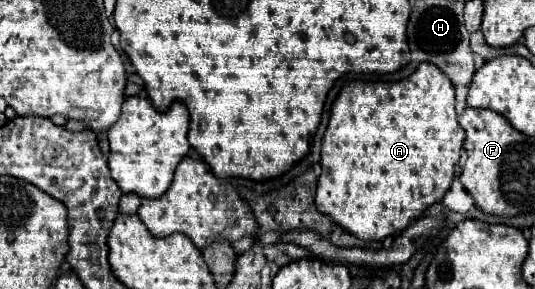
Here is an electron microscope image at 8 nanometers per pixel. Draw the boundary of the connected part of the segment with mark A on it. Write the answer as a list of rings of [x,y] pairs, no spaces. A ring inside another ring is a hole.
[[[422,63],[418,65],[418,69],[402,81],[396,82],[348,82],[342,87],[338,99],[334,101],[332,109],[330,109],[330,121],[328,121],[328,129],[324,133],[322,139],[322,175],[318,179],[318,191],[316,191],[316,205],[322,213],[332,215],[332,219],[342,225],[346,231],[350,231],[352,235],[356,235],[358,239],[364,241],[380,241],[388,235],[398,235],[404,227],[408,227],[414,219],[418,219],[426,207],[438,203],[444,193],[450,189],[450,183],[454,179],[456,173],[456,163],[460,159],[460,149],[464,143],[464,129],[460,127],[458,119],[456,119],[456,111],[454,111],[454,91],[452,91],[452,81],[438,69],[432,67],[432,63]]]

